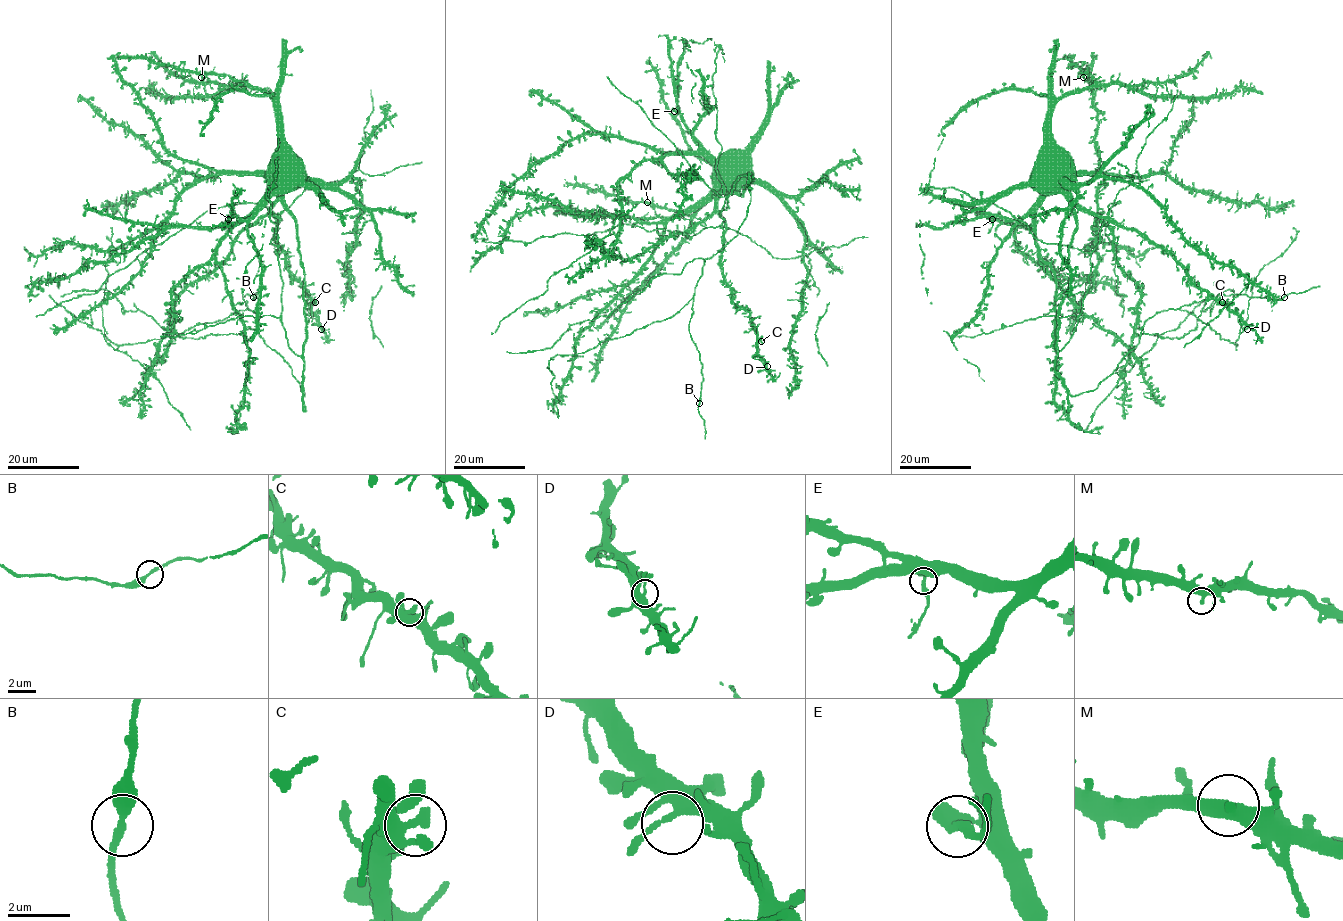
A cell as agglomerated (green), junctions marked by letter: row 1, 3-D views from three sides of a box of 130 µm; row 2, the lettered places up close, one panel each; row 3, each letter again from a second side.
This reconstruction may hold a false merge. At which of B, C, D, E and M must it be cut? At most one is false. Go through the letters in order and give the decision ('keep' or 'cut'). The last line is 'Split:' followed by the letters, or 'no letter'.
B: keep
C: keep
D: keep
E: cut
M: keep
Split: E

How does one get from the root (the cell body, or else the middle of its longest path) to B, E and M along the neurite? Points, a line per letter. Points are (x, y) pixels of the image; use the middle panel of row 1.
B: (724, 158), (735, 191), (752, 177), (751, 201), (695, 289), (699, 403)
E: (724, 158), (716, 159), (674, 110)
M: (724, 158), (724, 171), (712, 194), (692, 214), (652, 207), (647, 202)

